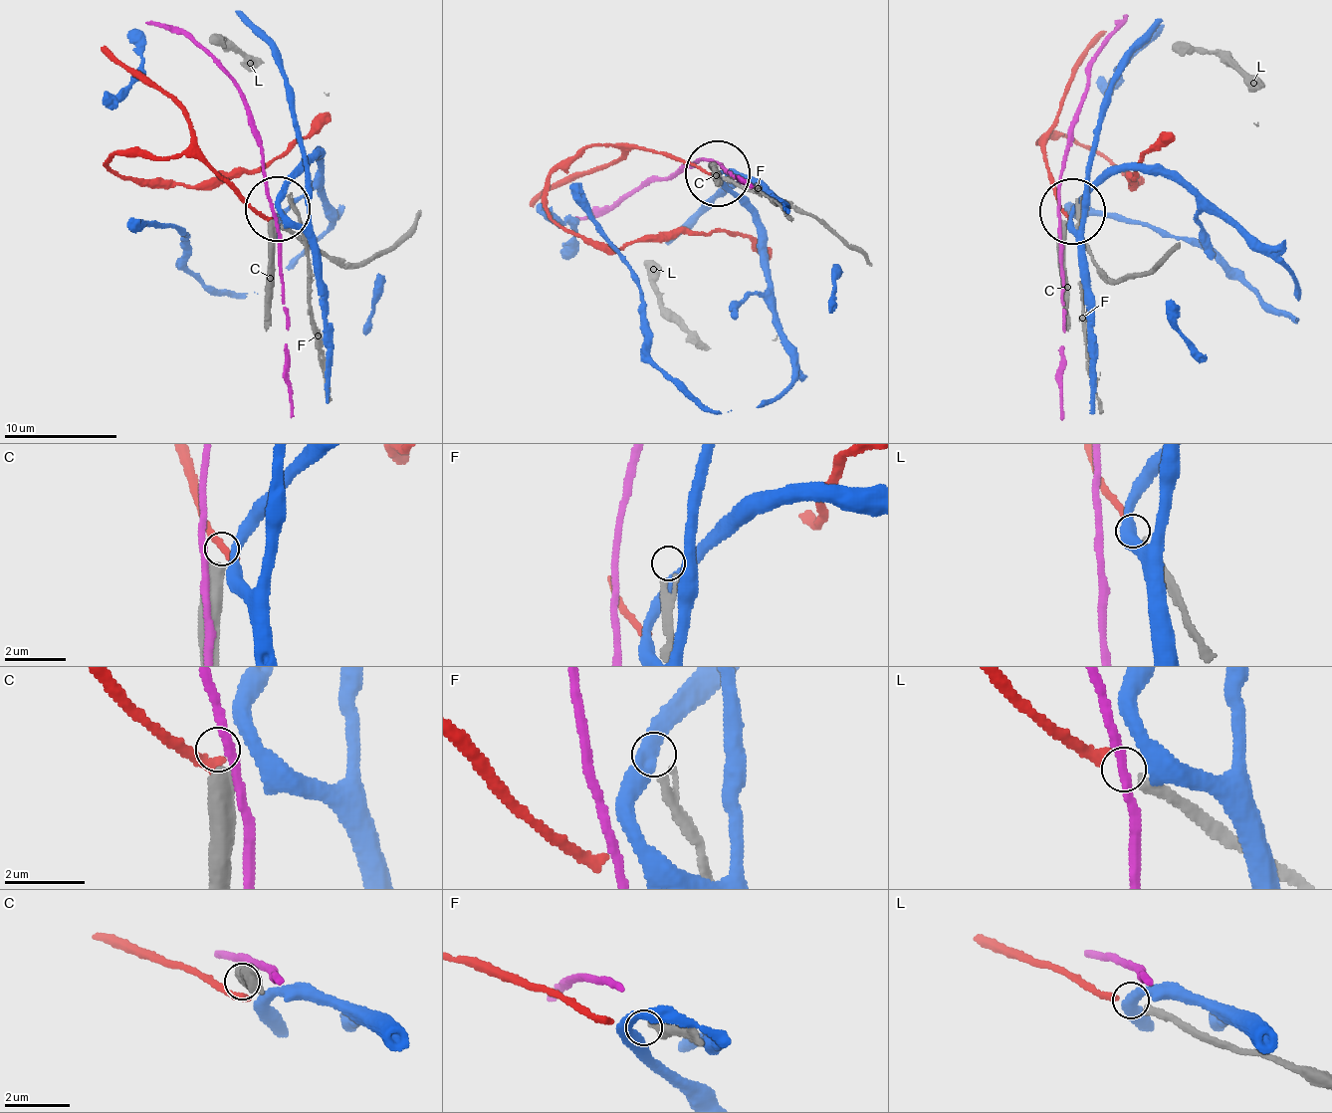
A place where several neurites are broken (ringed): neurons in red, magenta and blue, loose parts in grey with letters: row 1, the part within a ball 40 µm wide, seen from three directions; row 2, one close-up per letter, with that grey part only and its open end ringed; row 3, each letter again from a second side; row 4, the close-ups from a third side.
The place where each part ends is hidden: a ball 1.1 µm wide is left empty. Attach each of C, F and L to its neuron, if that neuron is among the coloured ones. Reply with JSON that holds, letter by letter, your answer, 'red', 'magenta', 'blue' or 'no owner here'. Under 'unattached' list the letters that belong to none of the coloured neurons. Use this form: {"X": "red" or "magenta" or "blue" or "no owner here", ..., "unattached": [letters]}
{"C": "no owner here", "F": "no owner here", "L": "red", "unattached": ["C", "F"]}

